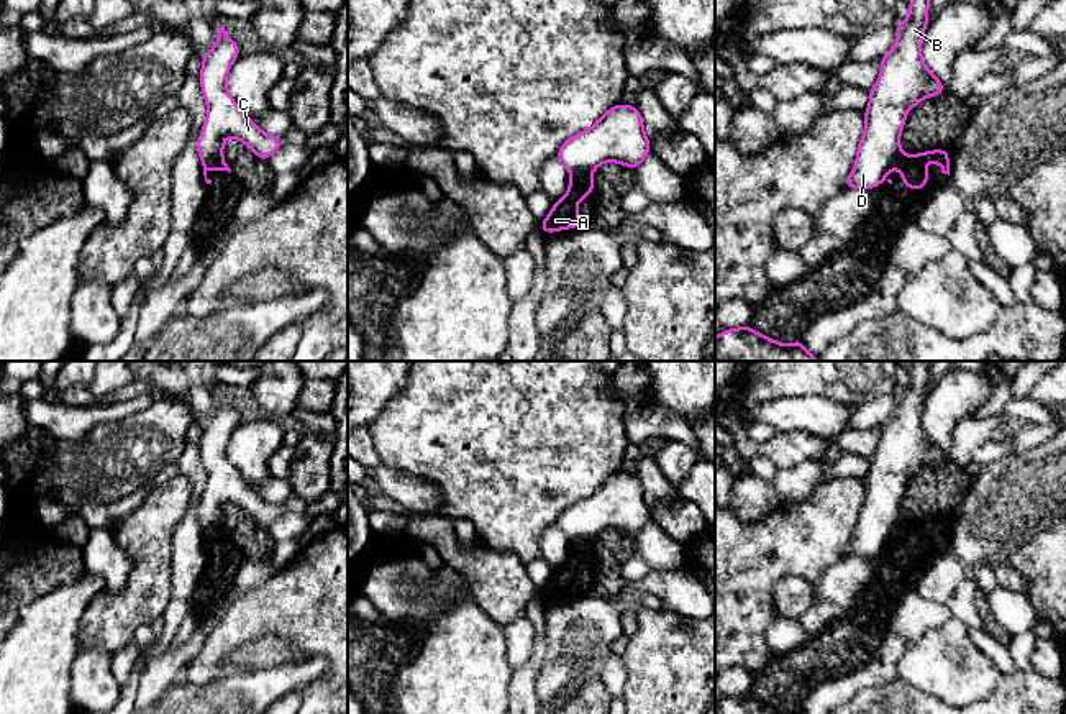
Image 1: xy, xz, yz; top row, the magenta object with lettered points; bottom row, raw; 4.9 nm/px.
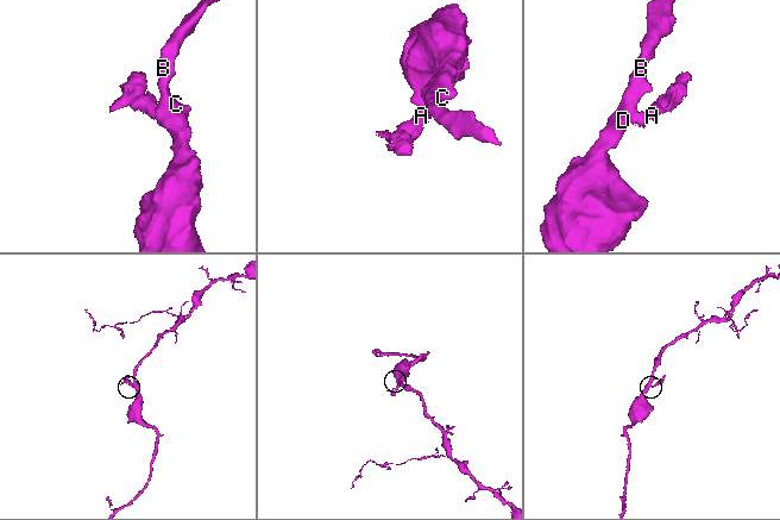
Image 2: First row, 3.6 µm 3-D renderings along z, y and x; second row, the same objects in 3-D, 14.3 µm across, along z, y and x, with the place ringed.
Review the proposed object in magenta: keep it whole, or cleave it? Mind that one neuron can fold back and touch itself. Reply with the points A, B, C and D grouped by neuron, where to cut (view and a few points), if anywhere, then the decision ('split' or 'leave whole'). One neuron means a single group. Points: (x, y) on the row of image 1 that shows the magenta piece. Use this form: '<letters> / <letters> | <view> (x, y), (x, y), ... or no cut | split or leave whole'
A / B C D | xz (592, 169), (579, 169), (571, 176) | split

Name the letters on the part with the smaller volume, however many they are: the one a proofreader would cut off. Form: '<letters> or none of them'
A

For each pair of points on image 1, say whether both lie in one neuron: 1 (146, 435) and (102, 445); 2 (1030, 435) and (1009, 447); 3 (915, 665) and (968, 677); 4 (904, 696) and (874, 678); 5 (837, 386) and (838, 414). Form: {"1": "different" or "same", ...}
{"1": "same", "2": "same", "3": "same", "4": "different", "5": "different"}

